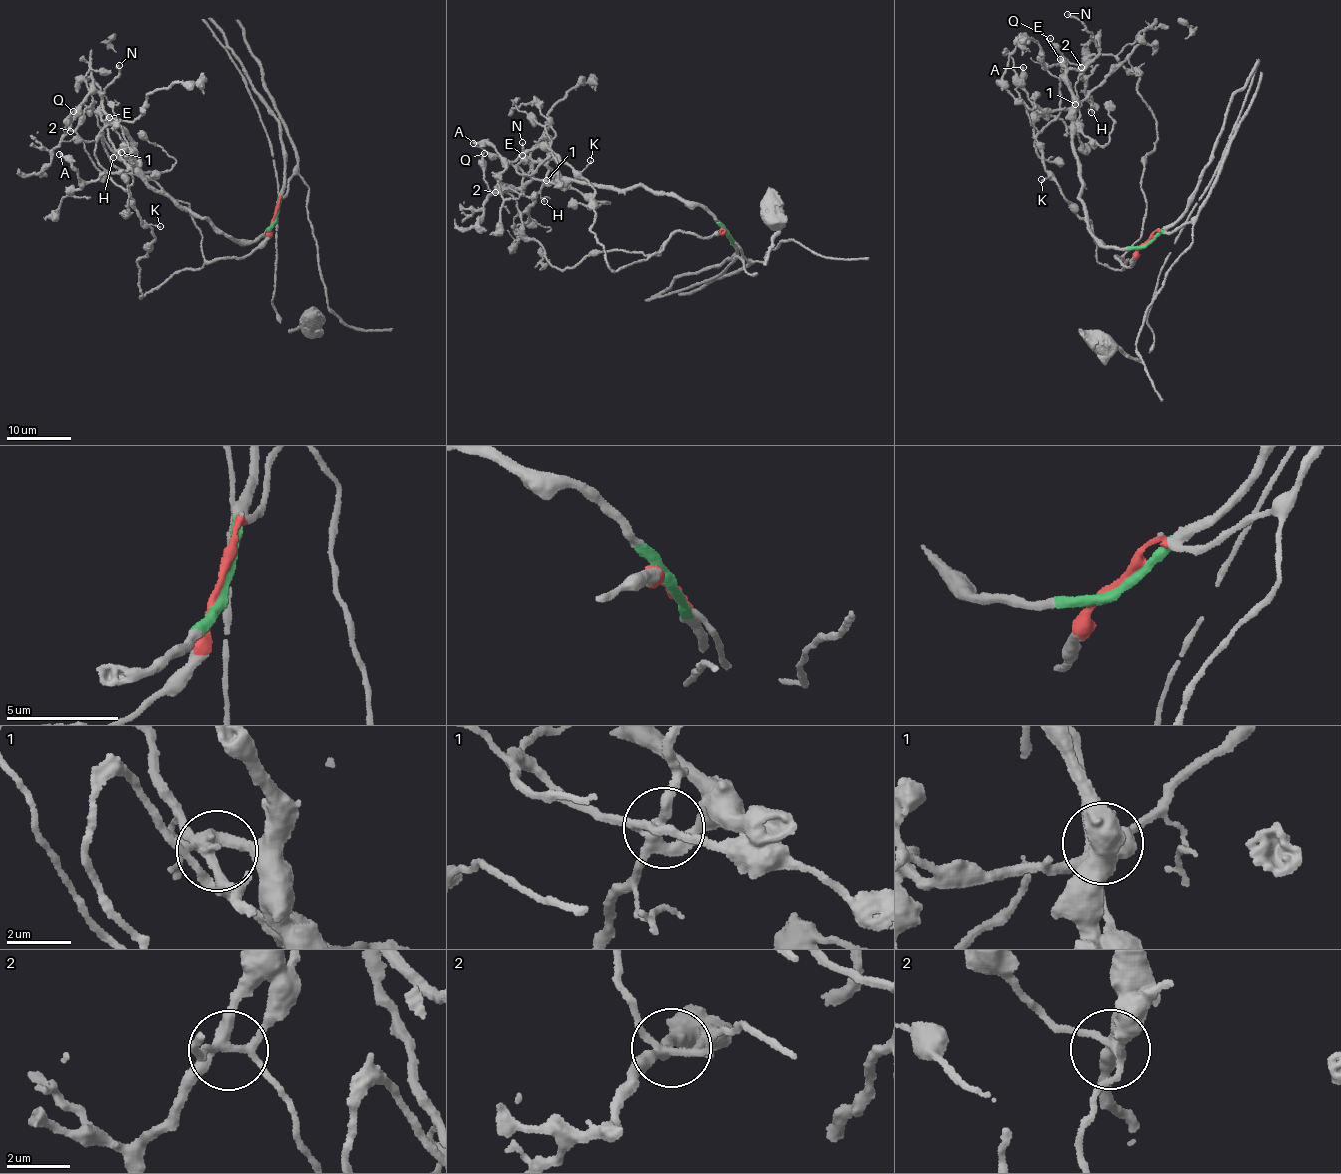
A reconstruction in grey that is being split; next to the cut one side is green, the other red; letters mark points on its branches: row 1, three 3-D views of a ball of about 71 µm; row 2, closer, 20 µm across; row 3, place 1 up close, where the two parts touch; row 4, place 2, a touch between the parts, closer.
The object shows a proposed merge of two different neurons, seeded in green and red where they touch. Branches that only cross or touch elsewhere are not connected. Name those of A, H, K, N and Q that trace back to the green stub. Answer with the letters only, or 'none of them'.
A, H, N

